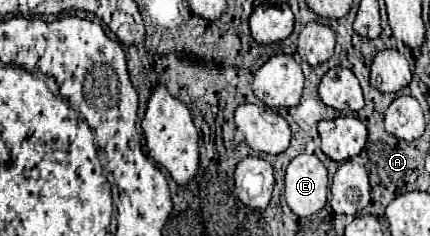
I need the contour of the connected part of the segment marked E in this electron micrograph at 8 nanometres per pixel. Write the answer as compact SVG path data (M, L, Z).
M301 153L287 165L285 199L299 217L313 215L327 203L327 169L313 153Z

